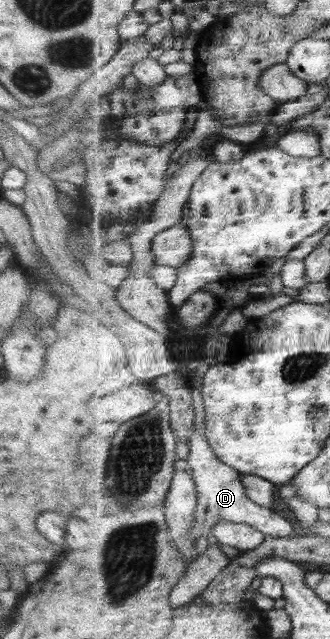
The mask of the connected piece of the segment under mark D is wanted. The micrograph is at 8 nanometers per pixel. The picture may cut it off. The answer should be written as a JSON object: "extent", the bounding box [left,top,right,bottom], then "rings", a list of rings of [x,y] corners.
{"extent":[187,430,296,539],"rings":[[[193,430],[189,436],[190,454],[187,458],[188,467],[193,471],[193,479],[197,486],[198,508],[196,520],[192,527],[191,537],[195,539],[212,534],[213,528],[219,520],[227,520],[236,524],[253,526],[265,535],[276,538],[286,538],[296,535],[292,524],[286,520],[286,516],[280,512],[274,512],[270,508],[264,508],[256,504],[247,495],[246,487],[241,481],[235,468],[224,464],[215,453],[205,434],[200,430]]]}

